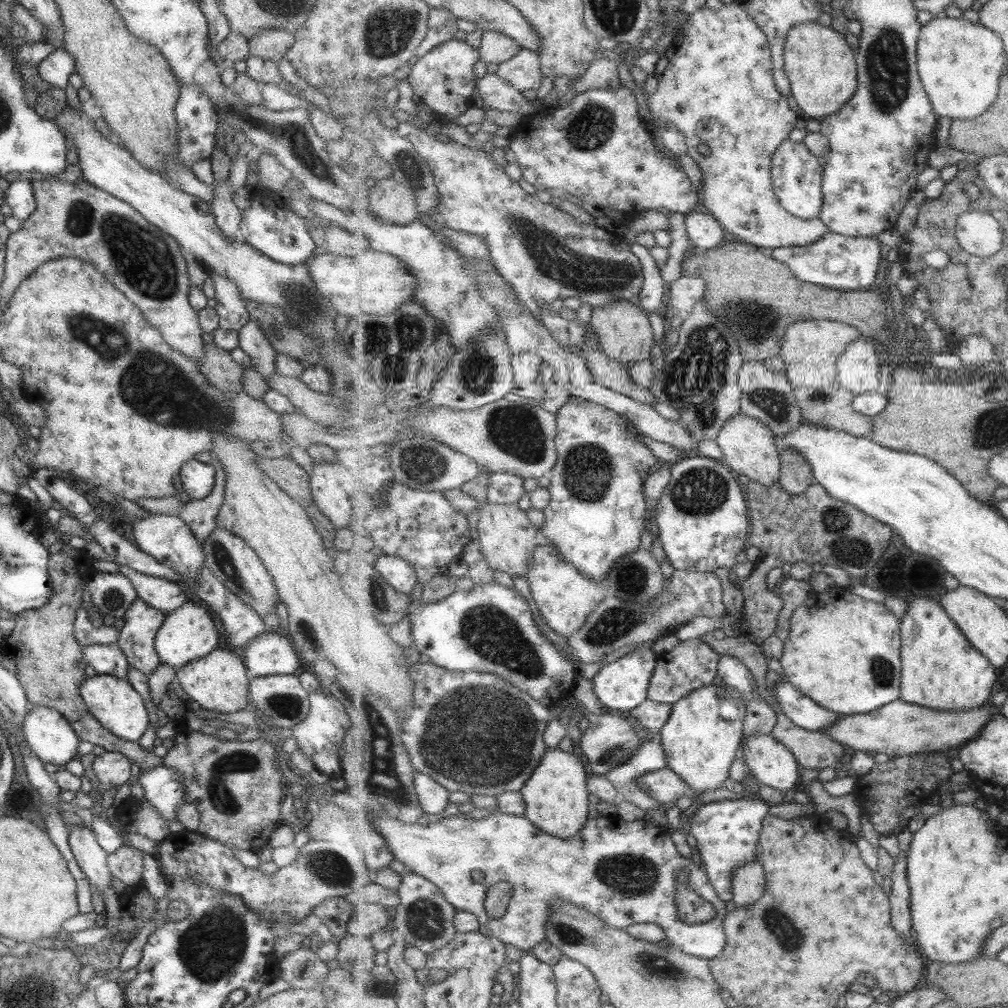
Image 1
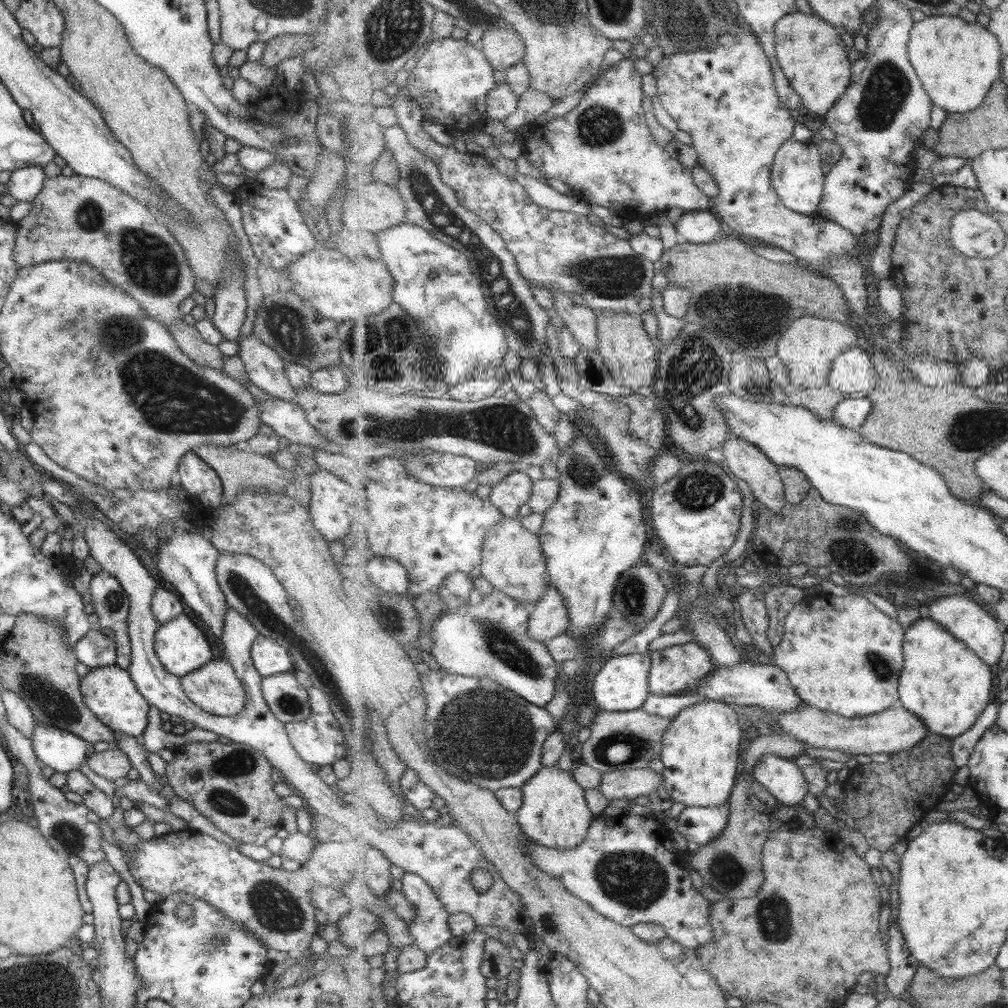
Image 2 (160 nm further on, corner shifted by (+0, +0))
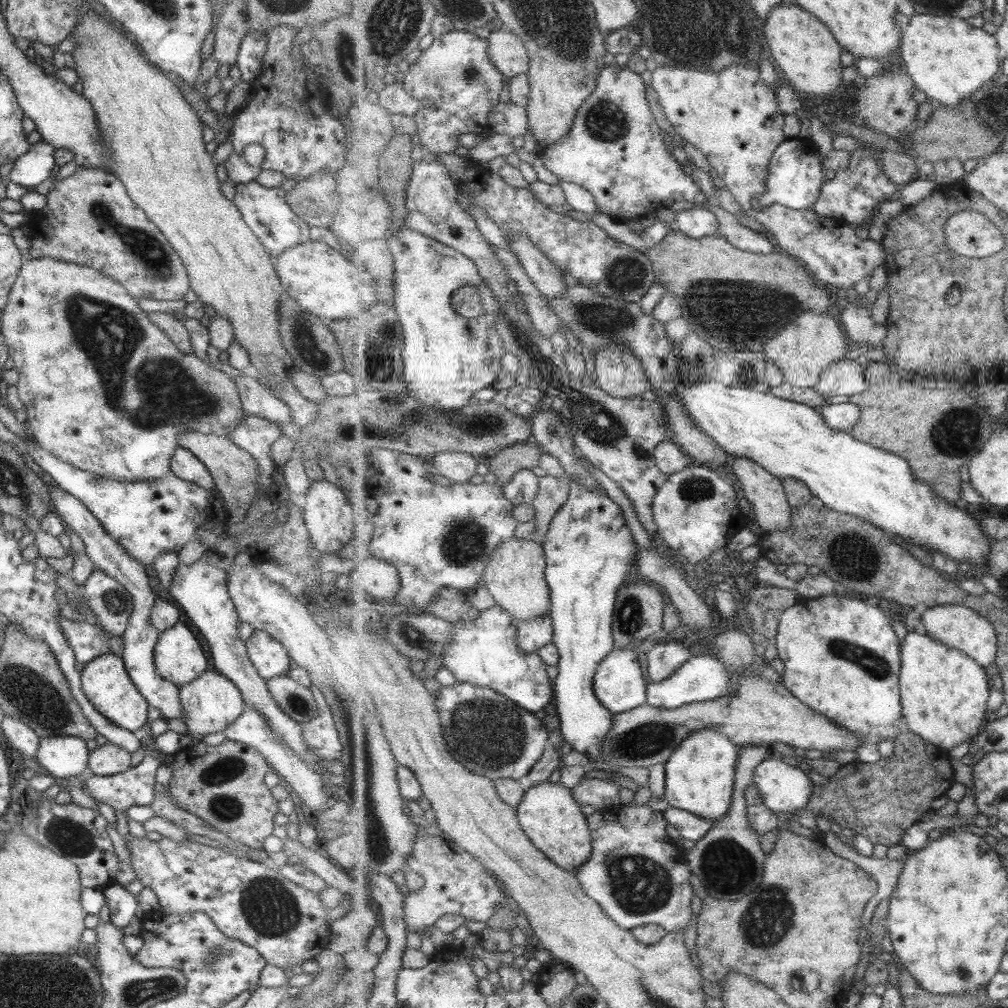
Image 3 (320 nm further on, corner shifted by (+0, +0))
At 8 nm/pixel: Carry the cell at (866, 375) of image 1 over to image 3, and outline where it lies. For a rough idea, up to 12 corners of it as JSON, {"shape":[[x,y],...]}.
{"shape":[[850,359],[826,368],[814,386],[826,398],[869,387],[866,369]]}

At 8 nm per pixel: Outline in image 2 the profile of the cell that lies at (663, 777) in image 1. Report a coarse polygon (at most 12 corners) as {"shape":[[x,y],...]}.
{"shape":[[647,768],[602,774],[598,790],[608,799],[645,795],[655,801],[662,773]]}

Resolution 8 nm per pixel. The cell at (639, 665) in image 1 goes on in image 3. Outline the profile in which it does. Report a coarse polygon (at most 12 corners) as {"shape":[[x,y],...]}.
{"shape":[[615,648],[594,688],[614,713],[648,702],[639,653]]}

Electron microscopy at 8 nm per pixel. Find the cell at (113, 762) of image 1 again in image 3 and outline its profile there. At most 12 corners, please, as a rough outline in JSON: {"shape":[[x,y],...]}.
{"shape":[[105,743],[88,752],[87,773],[114,775],[129,768],[129,752]]}

